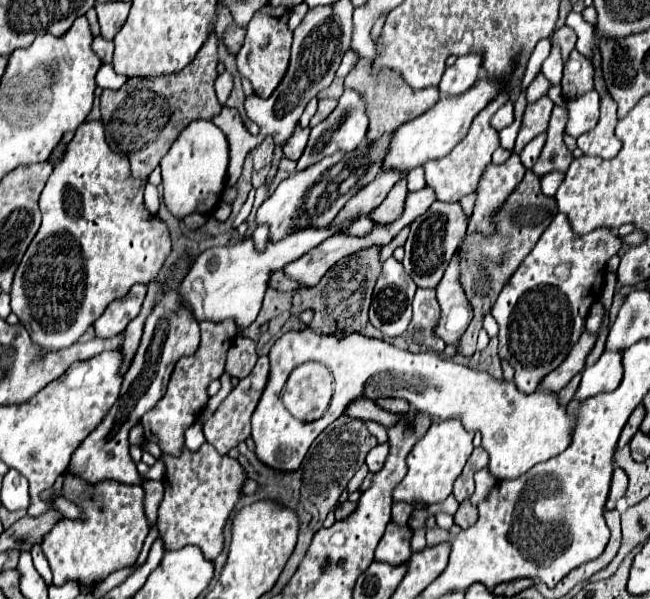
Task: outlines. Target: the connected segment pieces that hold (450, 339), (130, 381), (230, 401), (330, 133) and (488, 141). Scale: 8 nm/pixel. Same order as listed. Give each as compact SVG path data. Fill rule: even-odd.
M457 255L449 263L449 267L443 273L443 279L435 287L437 301L441 307L441 317L435 325L435 335L441 337L445 343L453 345L459 341L463 331L469 327L473 319L471 305L467 303L467 297L463 295L463 289L459 287L459 259Z
M181 257L171 267L171 273L163 279L163 283L161 283L163 295L153 305L153 309L145 321L141 345L133 357L129 371L125 373L119 399L115 401L115 407L109 409L109 413L103 417L103 421L83 439L83 443L71 455L71 461L67 467L69 475L79 475L83 481L87 481L91 485L97 485L105 479L127 483L127 485L143 483L141 475L135 469L133 459L129 457L129 439L127 439L129 431L151 409L151 405L155 405L163 397L163 391L167 389L167 379L171 377L171 371L173 371L177 359L189 357L191 353L197 351L197 345L199 345L199 323L195 323L197 319L193 317L191 309L187 309L179 301L179 297L181 297L179 283L189 273L189 269L191 269L191 263L185 257Z
M263 355L263 357L257 359L257 365L253 367L253 371L245 379L241 379L237 383L237 387L233 387L233 391L217 407L213 417L209 421L205 421L203 435L205 435L207 443L211 443L221 455L227 453L229 449L237 447L241 441L245 441L251 435L251 415L253 415L253 411L255 411L255 407L257 407L257 403L263 395L267 379L269 379L269 359Z
M345 89L345 93L339 99L339 105L333 109L333 113L325 121L321 121L319 125L315 125L311 129L311 137L309 137L307 147L305 147L305 153L297 161L297 171L307 169L309 165L321 161L323 157L333 155L335 151L353 151L365 139L367 127L369 127L369 117L367 117L365 99L359 95L359 91Z
M501 91L497 95L495 101L491 101L487 105L487 109L483 109L471 123L469 127L469 133L465 135L465 139L453 147L453 151L441 159L433 159L433 161L427 161L423 165L425 169L425 185L431 187L435 193L437 193L437 199L439 201L447 201L447 203L453 203L457 201L459 197L463 195L469 195L475 191L477 183L479 183L479 177L483 173L483 169L487 167L487 163L491 163L491 155L493 151L499 147L499 135L497 131L489 125L489 119L491 115L509 99L507 91Z

